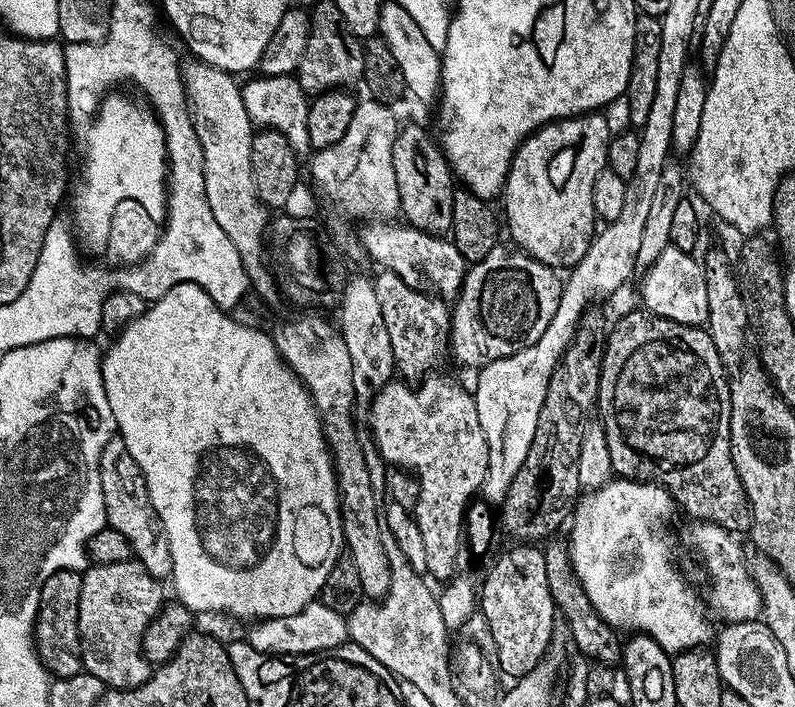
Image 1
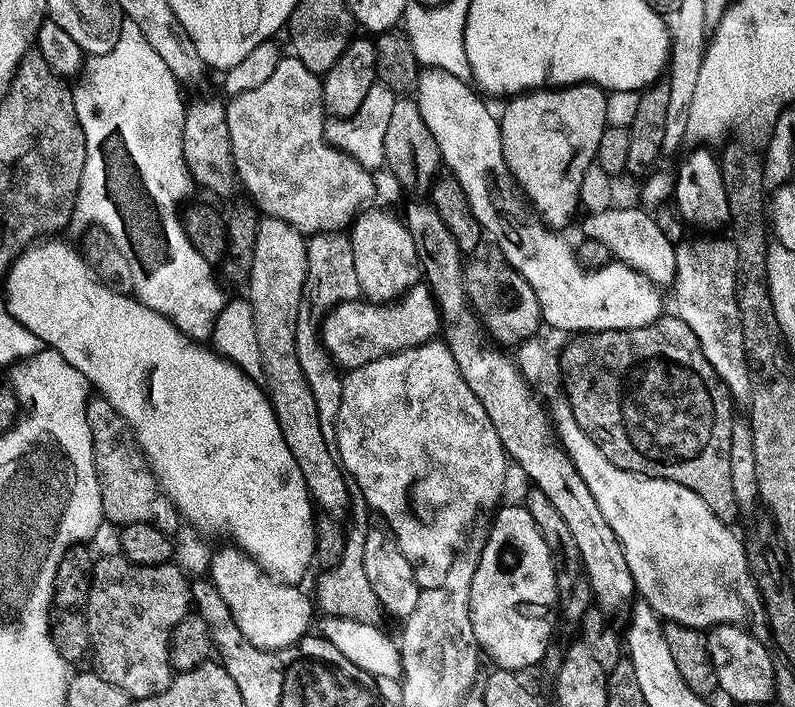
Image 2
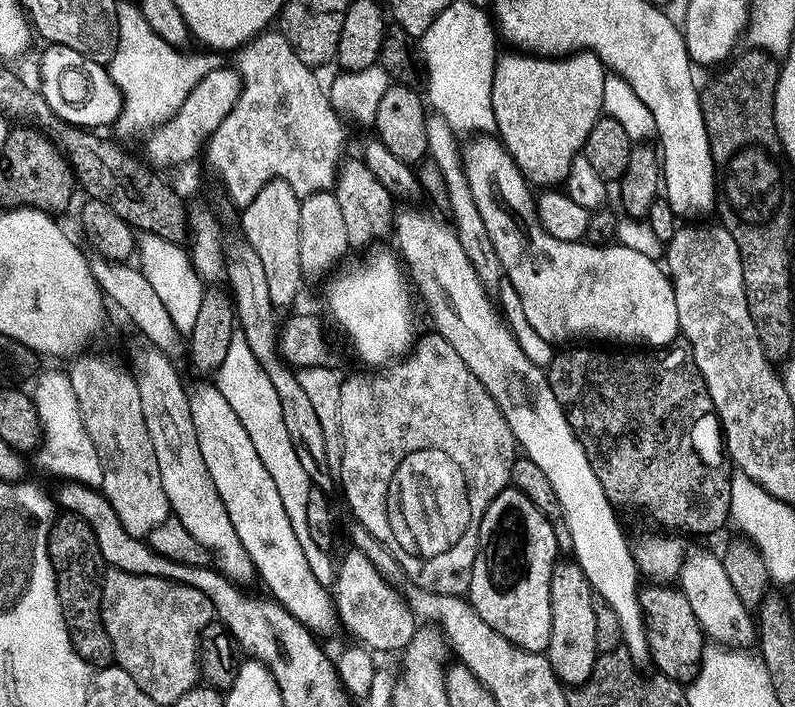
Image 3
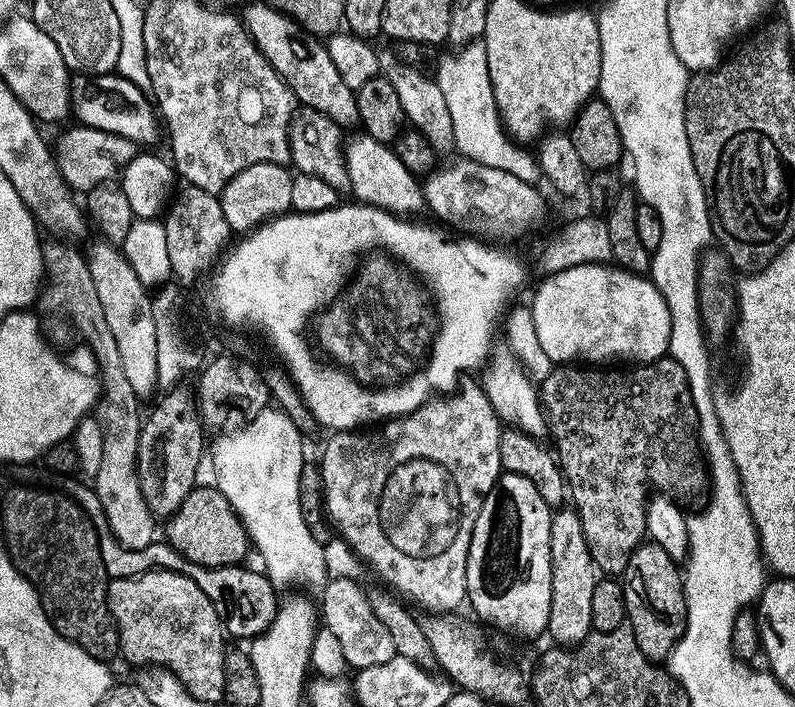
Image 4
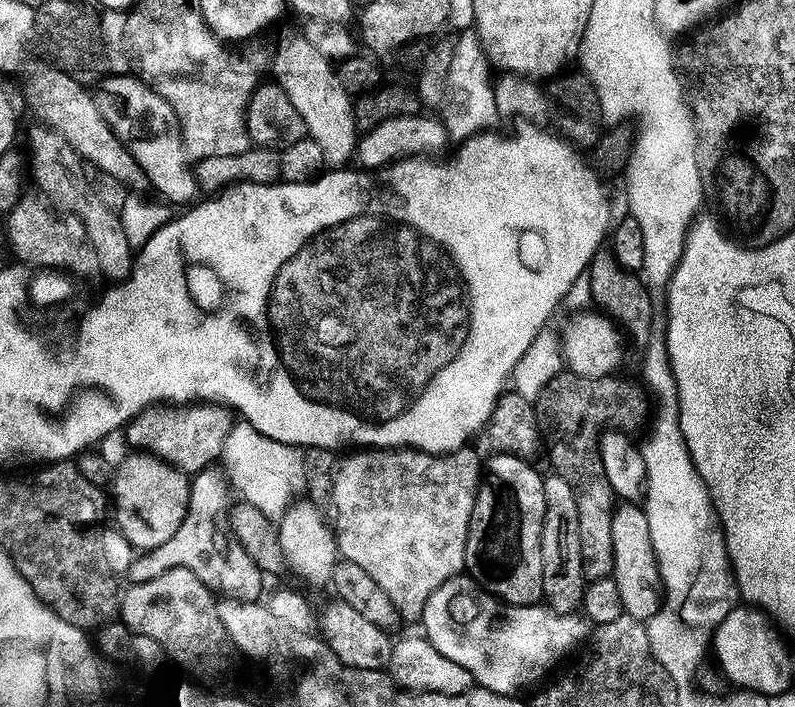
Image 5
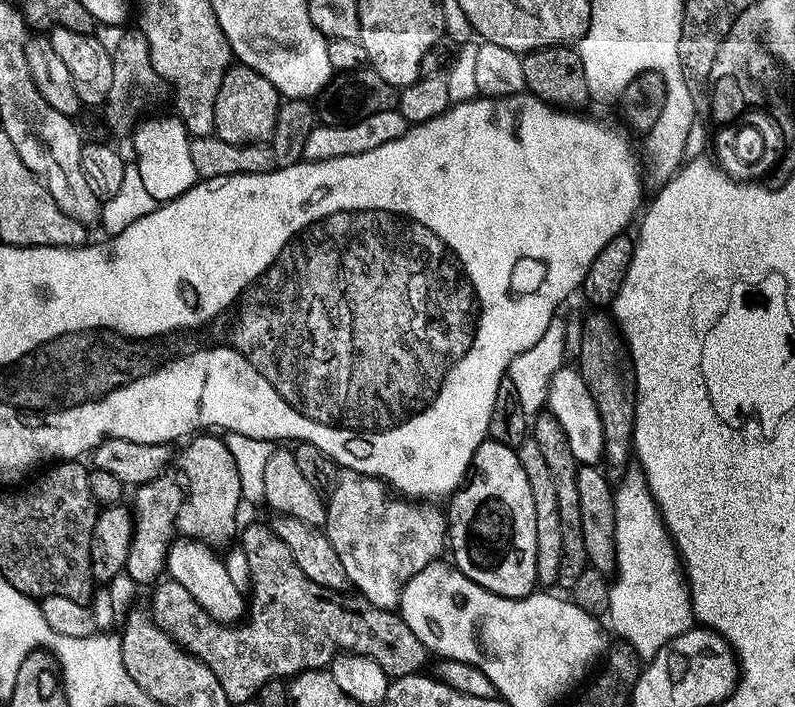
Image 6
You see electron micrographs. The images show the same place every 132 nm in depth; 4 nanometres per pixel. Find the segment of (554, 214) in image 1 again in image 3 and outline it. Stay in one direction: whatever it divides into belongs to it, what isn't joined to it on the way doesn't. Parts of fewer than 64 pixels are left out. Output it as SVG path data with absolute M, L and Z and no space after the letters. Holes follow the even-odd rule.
M519 50L509 51L509 56L501 55L496 62L494 70L494 82L492 83L492 109L496 119L495 131L498 133L498 139L504 145L506 151L514 158L514 162L520 168L520 173L528 181L529 185L544 184L540 186L556 186L568 177L568 170L572 165L572 160L581 155L586 138L590 130L600 121L604 112L604 77L606 69L604 63L599 60L593 52L573 52L567 56L559 58L549 58L547 56L537 56L535 54L525 54Z

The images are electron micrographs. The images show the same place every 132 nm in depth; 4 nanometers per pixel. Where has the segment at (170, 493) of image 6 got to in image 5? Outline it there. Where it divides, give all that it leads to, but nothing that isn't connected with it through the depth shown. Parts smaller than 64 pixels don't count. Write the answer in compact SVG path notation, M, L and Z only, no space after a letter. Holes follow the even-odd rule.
M205 470L191 477L187 509L181 525L169 541L137 555L136 560L128 564L125 577L130 584L144 583L172 568L184 567L191 570L203 586L221 599L249 602L261 599L264 573L243 548L231 540L221 524L221 518L230 504L230 485L219 471L214 471Z

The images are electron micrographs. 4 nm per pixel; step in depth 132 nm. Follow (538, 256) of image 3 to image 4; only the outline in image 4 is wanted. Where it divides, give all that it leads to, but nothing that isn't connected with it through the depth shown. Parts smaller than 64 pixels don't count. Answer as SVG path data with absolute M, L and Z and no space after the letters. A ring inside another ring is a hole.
M607 262L575 265L543 277L539 282L541 284L532 296L530 307L538 342L542 350L546 350L546 358L550 358L553 365L568 366L573 362L587 362L592 366L600 366L605 363L603 360L612 360L615 356L621 356L624 360L636 360L632 362L642 365L661 359L667 353L670 310L666 306L666 298L662 298L647 275L627 272L624 268Z

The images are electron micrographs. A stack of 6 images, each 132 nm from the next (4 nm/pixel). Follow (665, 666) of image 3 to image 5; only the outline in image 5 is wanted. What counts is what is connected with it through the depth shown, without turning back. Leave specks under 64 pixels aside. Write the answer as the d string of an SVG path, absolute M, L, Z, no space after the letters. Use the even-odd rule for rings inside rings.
M620 502L613 507L610 522L610 542L612 543L612 580L622 594L625 613L647 622L662 603L660 571L656 565L656 555L650 542L650 530L644 509L636 502Z

